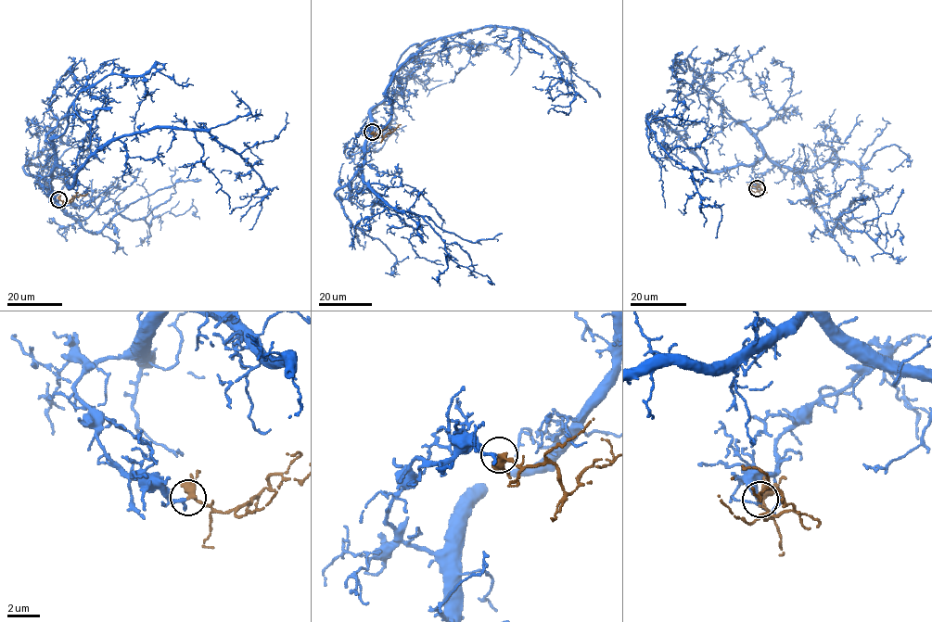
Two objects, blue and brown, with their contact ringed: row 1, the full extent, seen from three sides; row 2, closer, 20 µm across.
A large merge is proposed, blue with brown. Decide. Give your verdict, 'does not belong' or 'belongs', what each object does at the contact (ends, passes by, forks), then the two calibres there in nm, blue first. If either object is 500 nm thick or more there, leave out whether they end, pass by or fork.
belongs; blue passes by; brown forks there; 170 nm thick on the blue side, 300 nm on the other

